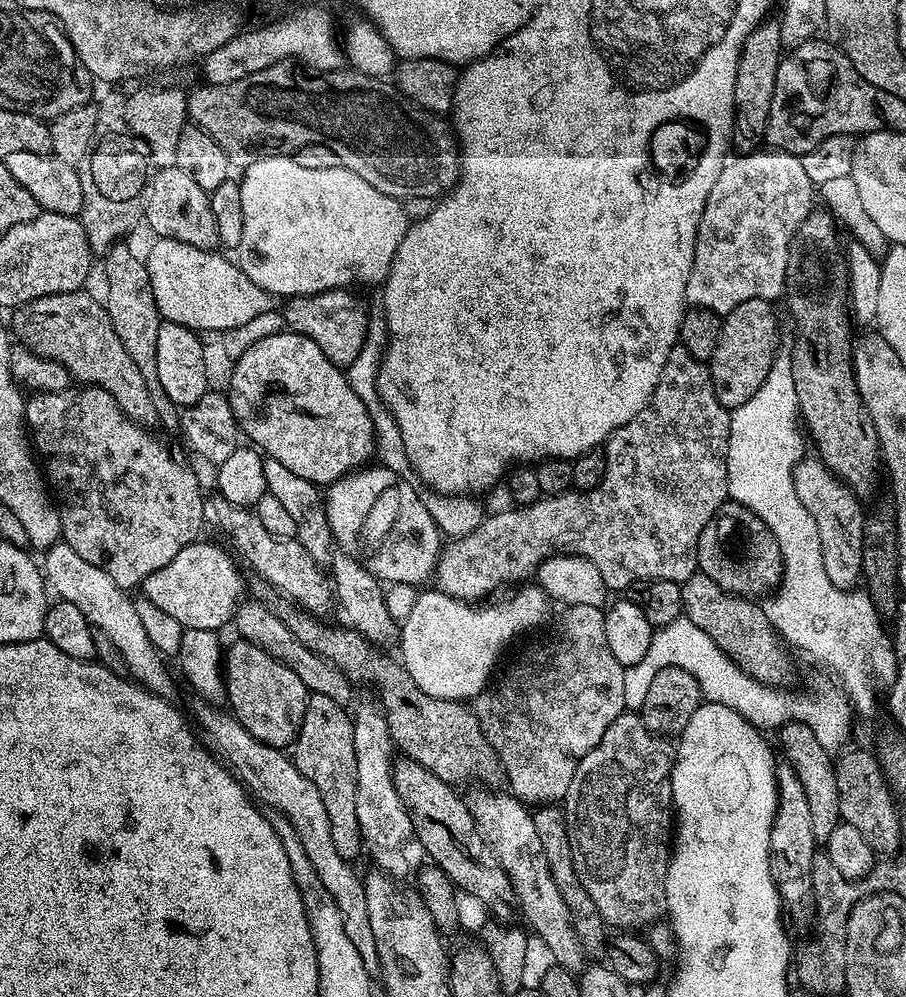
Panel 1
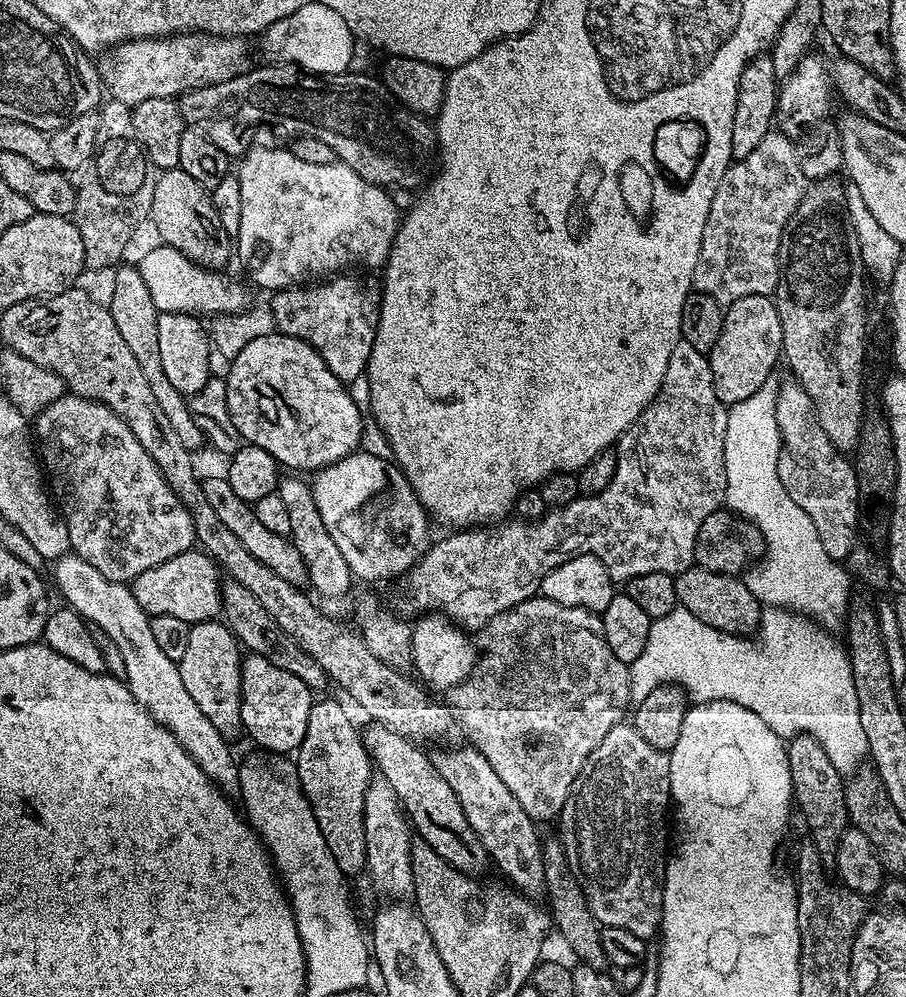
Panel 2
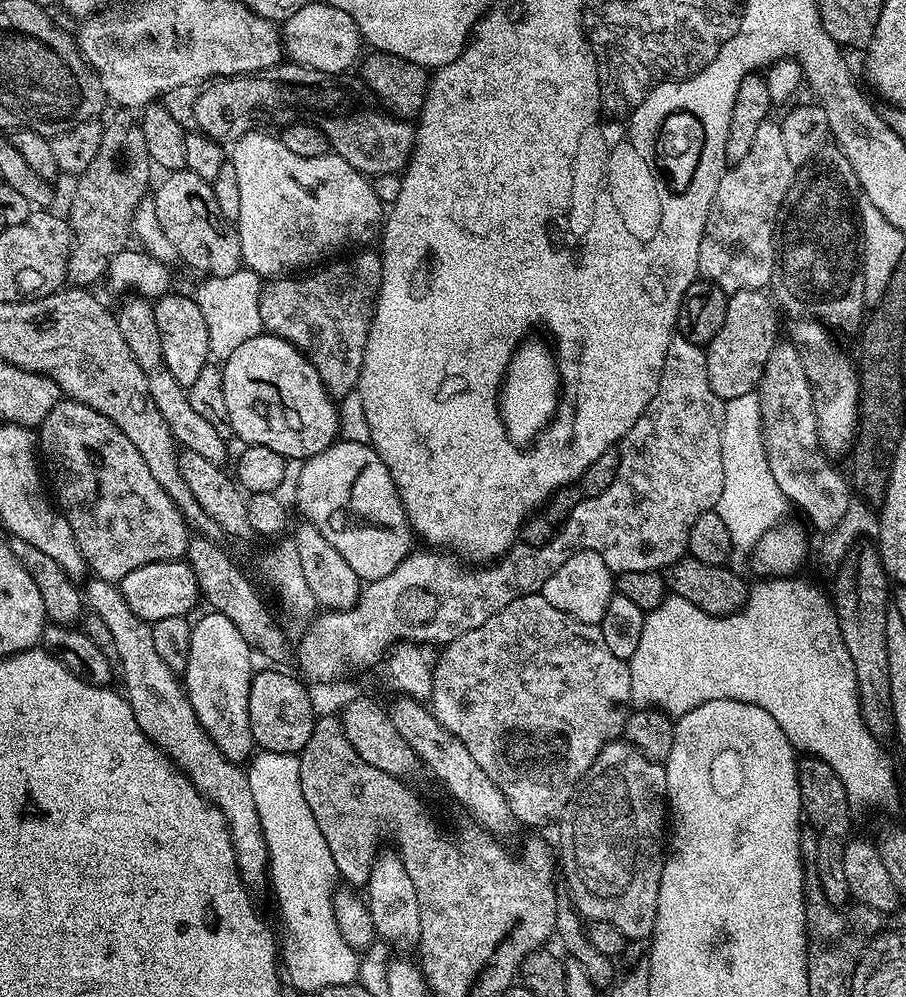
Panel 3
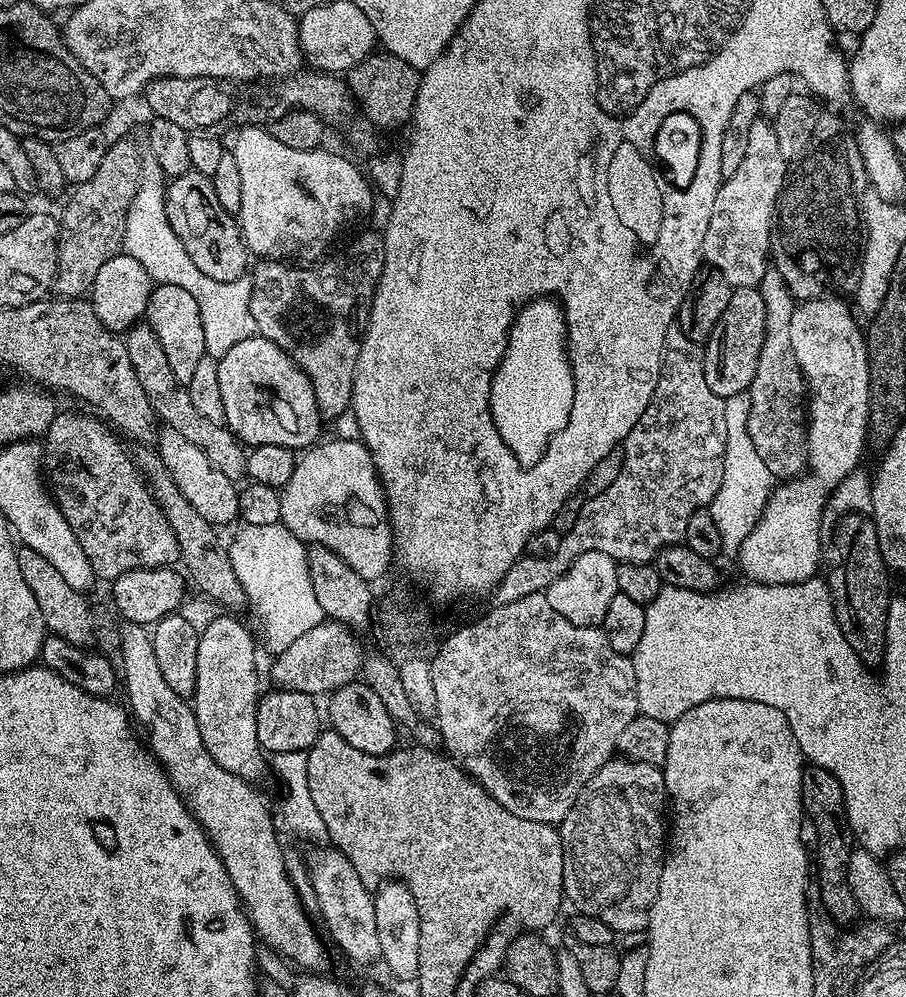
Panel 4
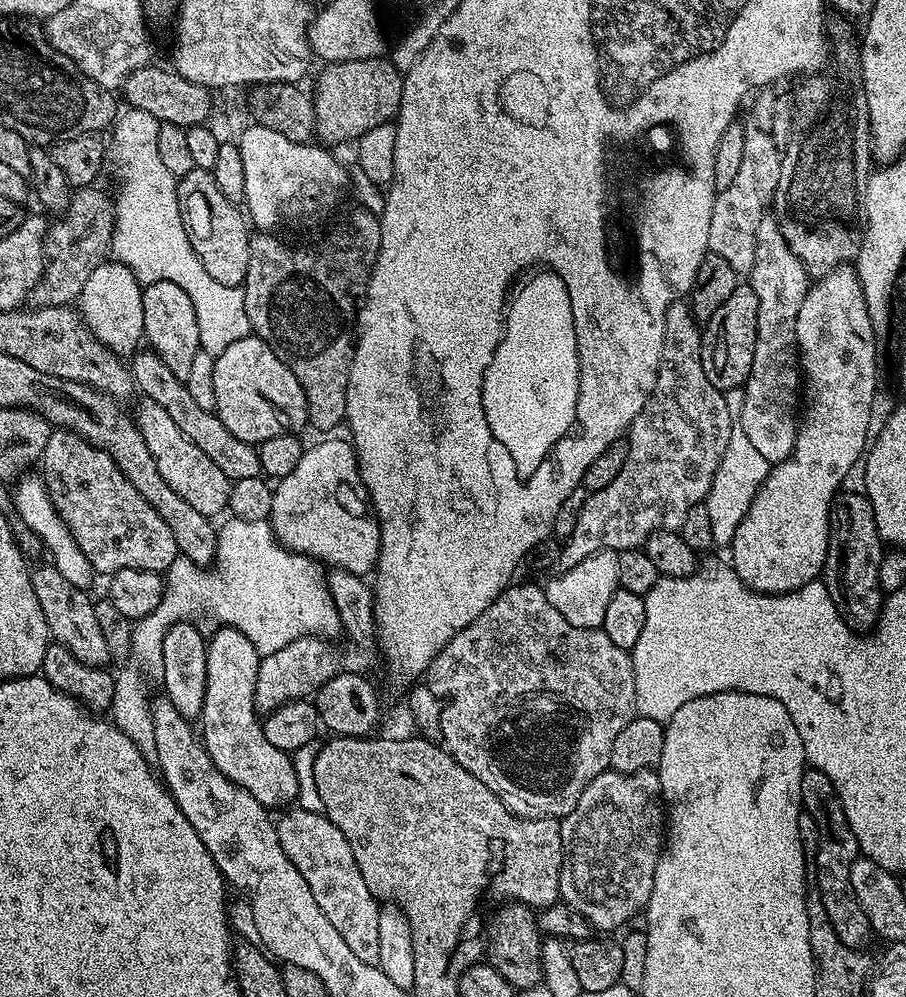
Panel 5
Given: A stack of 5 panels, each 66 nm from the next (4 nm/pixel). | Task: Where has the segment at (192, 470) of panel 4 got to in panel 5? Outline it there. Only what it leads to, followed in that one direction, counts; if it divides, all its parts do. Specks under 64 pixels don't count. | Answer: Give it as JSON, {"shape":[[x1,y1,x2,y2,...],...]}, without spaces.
{"shape":[[141,399,139,403,134,411,134,419,142,438,146,438,146,447,150,454,154,454,154,462,158,462,162,478,166,478,170,487,182,494,182,498,186,498,186,502,190,502,198,514,216,518,220,511,223,513,228,507,232,481,222,474,222,470,218,470,218,466,214,466,214,462,210,462,210,458,206,458,206,454,202,454,202,450,198,450,198,446,194,446,194,442,184,437,182,430,178,430,170,414,166,414,158,402]]}

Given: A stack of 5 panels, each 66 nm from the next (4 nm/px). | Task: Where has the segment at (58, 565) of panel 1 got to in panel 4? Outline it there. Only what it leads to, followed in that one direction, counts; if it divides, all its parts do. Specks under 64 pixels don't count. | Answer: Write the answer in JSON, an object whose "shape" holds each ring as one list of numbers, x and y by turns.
{"shape":[[124,622,120,625,120,633,124,655,122,688,128,691,127,707,137,725,145,724,148,727,147,747,157,762,164,767,165,774,175,786,176,793,188,805,192,817,204,827,208,839,216,847,216,853,222,858,222,866,226,866,226,874,230,874,230,882,240,895,246,915,252,921,257,937,263,943,265,940,274,951,281,952,286,959,301,964,304,967,301,969,315,969,312,967,324,956,324,944,320,941,311,918,304,913,302,897,288,876,289,865,284,862,284,852,280,849,281,837,278,835,273,813,271,811,268,813,263,798,252,789,255,787,249,781,238,778,238,774,230,774,230,770,222,770,222,766,218,766,218,762,210,758,210,750,206,750,202,742,202,734,198,730,196,714,192,711,191,703,185,697,174,694,174,690,170,690,170,686,166,683,166,678,162,678,158,658,154,658,154,646,149,629,142,624]]}

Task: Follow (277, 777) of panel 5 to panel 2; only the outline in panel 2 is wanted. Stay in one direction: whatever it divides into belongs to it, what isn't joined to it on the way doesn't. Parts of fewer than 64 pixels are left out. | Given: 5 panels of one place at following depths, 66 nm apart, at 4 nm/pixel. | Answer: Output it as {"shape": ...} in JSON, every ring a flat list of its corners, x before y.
{"shape":[[219,619,203,620,190,627,190,638,186,638,186,654,182,654,179,660,182,683,186,686,190,698,198,705,198,710,214,722,217,730,226,738,232,738,237,731,241,731,242,725,240,715,242,706,240,705,240,661,242,659,242,648,235,636,232,635,228,625]]}

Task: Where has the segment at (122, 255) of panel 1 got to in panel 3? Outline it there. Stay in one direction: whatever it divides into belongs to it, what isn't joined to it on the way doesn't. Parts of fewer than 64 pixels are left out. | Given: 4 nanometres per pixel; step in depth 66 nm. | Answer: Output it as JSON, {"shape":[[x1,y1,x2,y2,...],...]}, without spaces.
{"shape":[[144,298,128,299,132,300,126,301,121,306,120,312,115,313,118,330,122,330,122,338,126,338,126,346,130,346,130,354,134,354,134,362,138,362,138,366,142,366,142,370,146,374,146,386,150,386,150,398,154,398,154,402,158,405,158,411,162,413,162,418,166,418,166,426,170,426,170,434,174,434,177,445,183,451,198,454,214,465,223,465,223,460,228,456,228,448,224,445,225,437,220,436,218,430,214,430,214,426,210,426,210,422,206,422,206,418,201,418,194,410,194,406,190,406,187,391,174,379,174,374,170,374,170,370,166,370,166,358,162,358,162,338,158,334,158,318,154,318,153,305]]}

